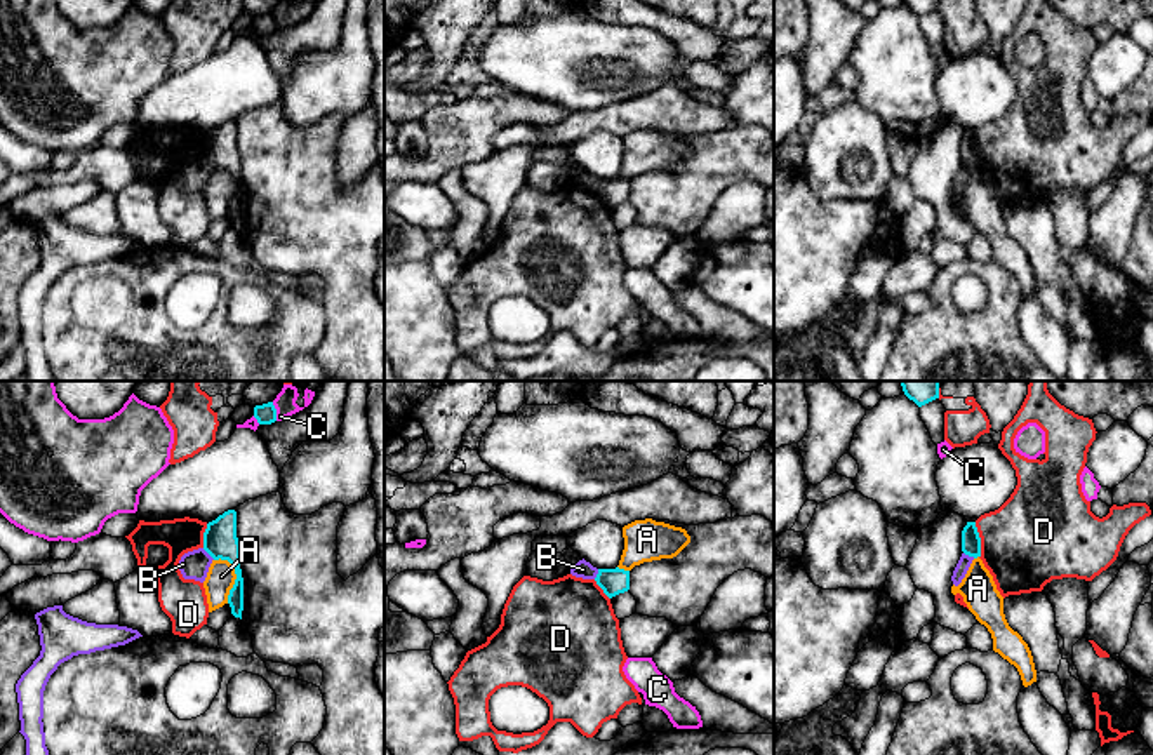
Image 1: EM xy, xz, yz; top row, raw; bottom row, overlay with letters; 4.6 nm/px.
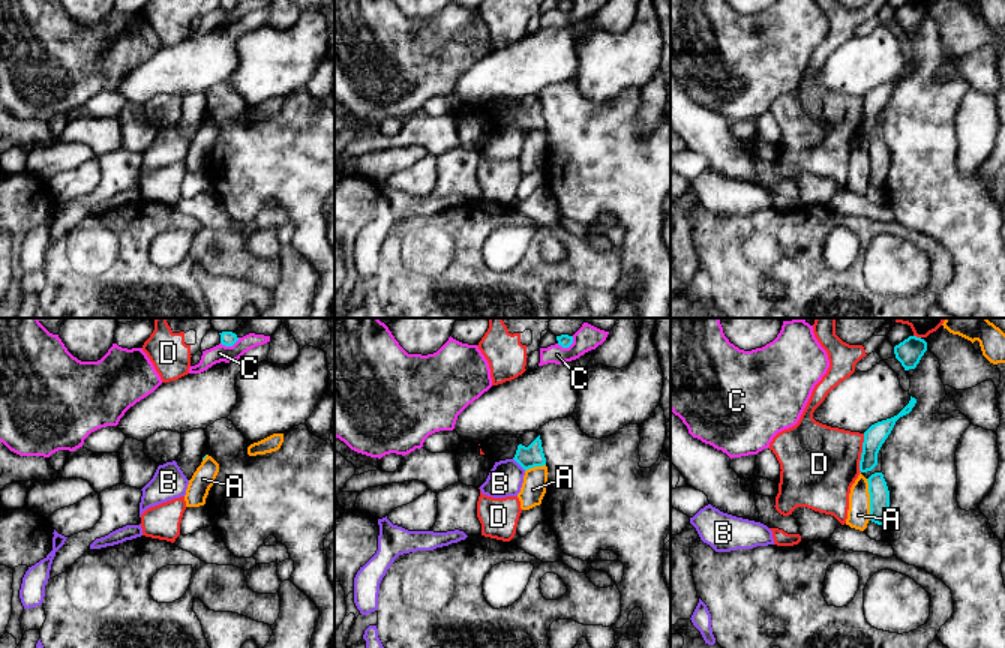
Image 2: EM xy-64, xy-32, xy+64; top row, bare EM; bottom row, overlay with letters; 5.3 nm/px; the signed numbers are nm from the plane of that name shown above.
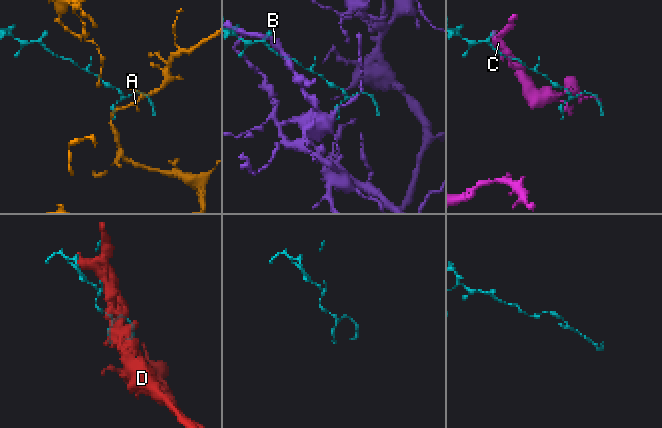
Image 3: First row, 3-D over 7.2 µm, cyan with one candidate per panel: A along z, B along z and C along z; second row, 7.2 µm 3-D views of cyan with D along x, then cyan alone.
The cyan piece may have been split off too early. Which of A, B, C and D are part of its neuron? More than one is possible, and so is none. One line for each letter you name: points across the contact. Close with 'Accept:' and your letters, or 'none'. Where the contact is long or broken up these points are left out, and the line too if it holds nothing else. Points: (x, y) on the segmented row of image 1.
Accept: none

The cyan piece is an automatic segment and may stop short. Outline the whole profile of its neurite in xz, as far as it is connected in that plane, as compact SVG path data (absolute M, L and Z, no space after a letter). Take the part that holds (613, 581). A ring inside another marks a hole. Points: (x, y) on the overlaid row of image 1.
M598 569L595 578L603 593L612 598L630 590L630 571L624 569Z

